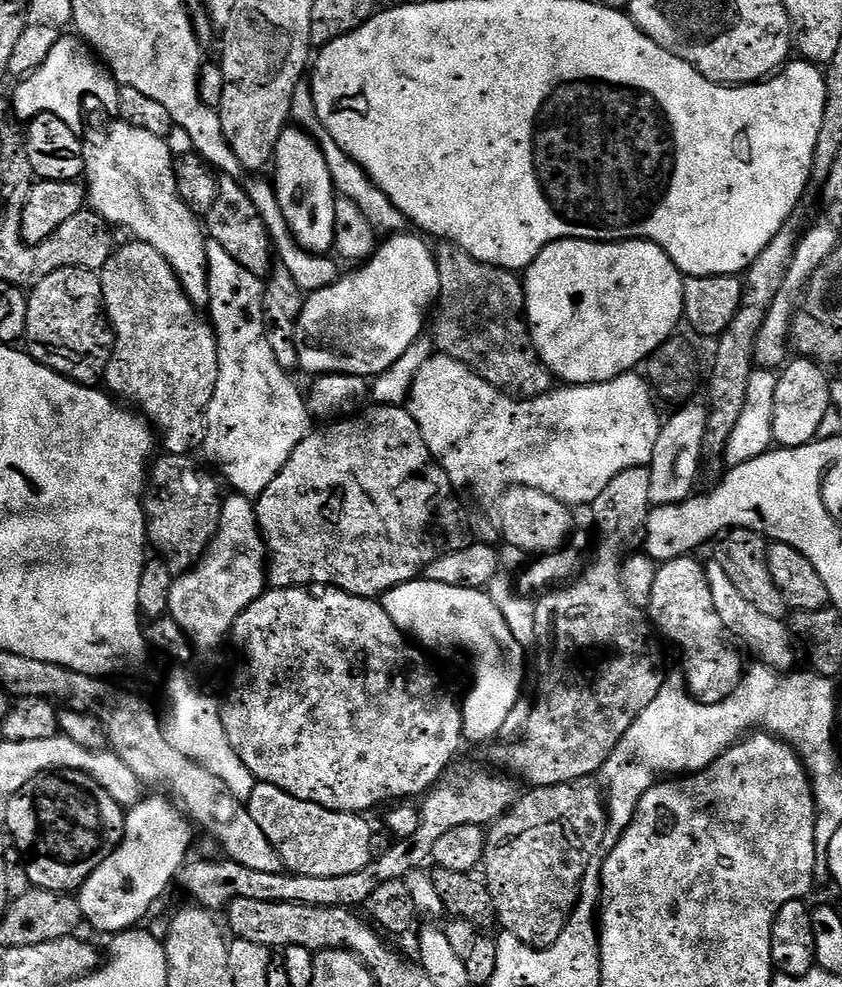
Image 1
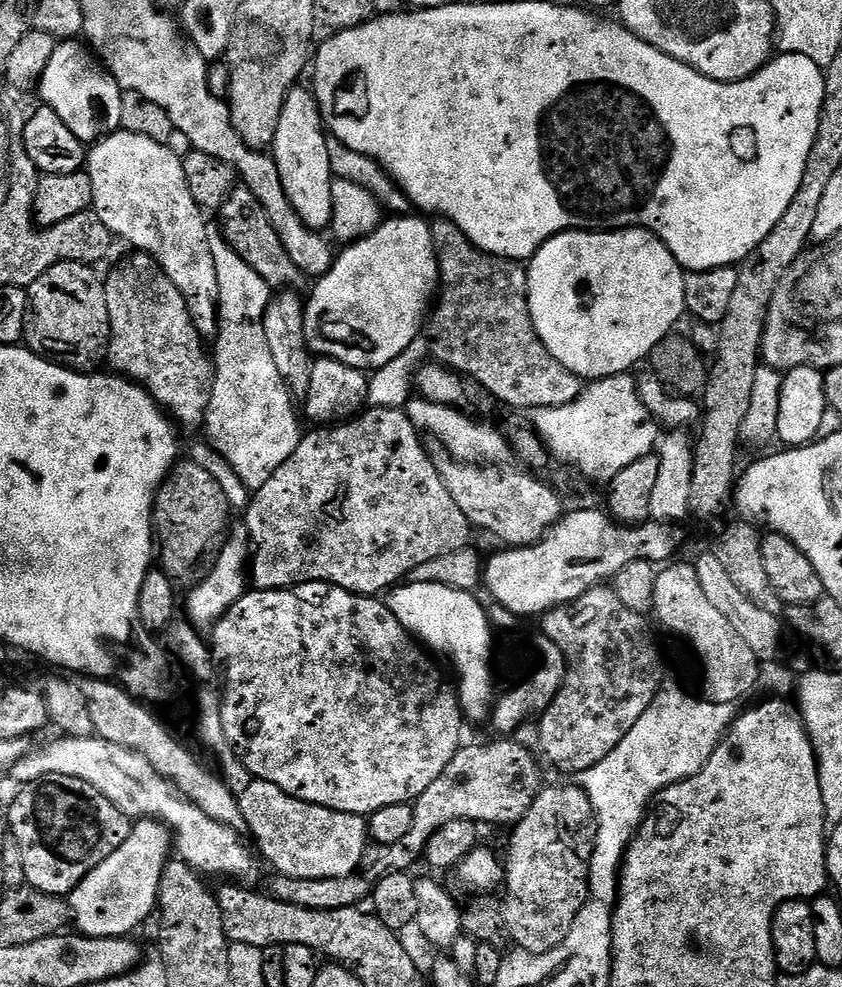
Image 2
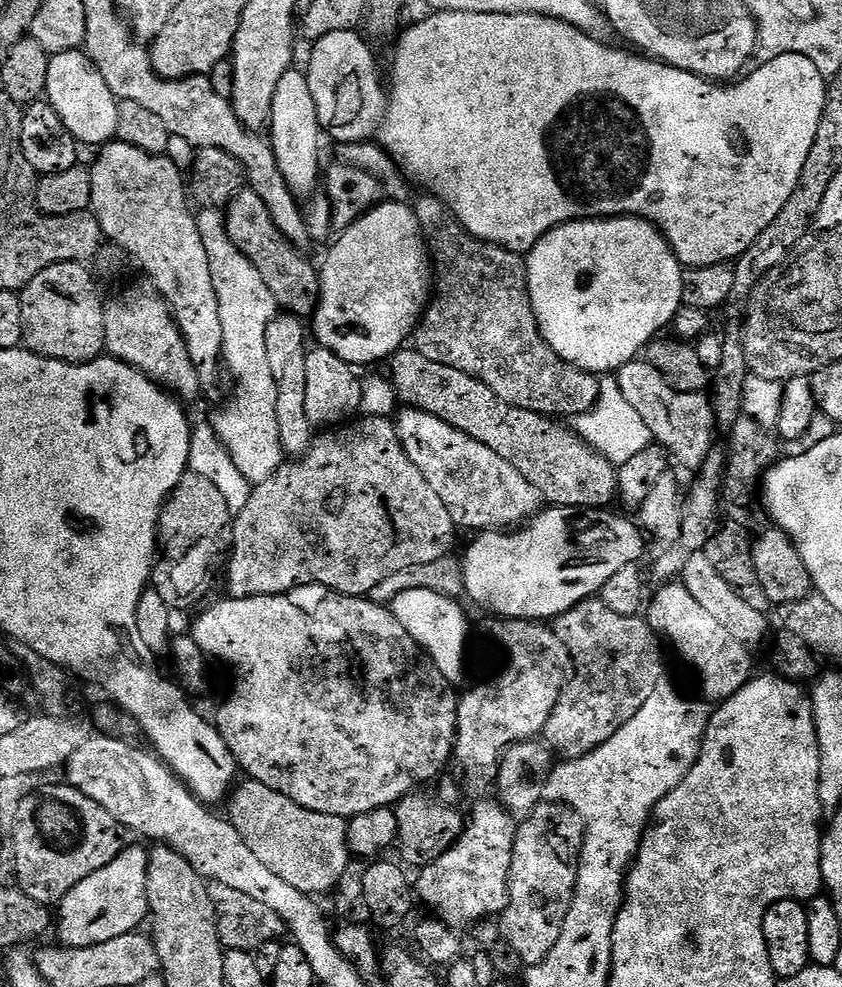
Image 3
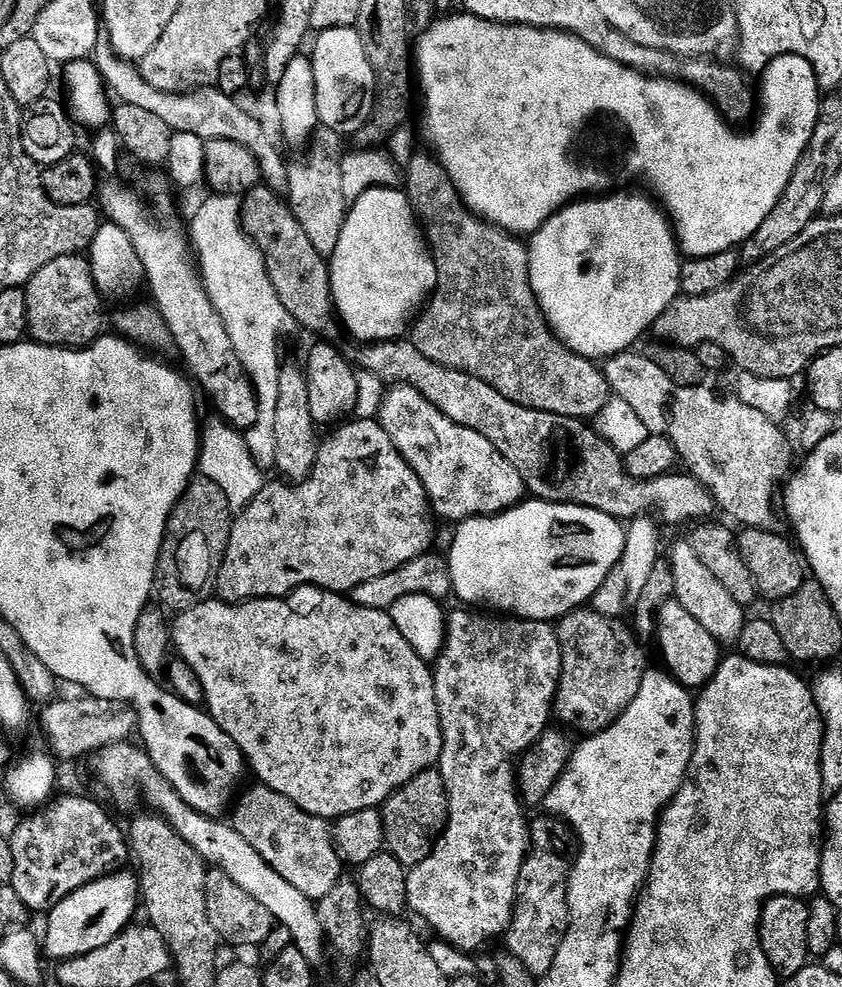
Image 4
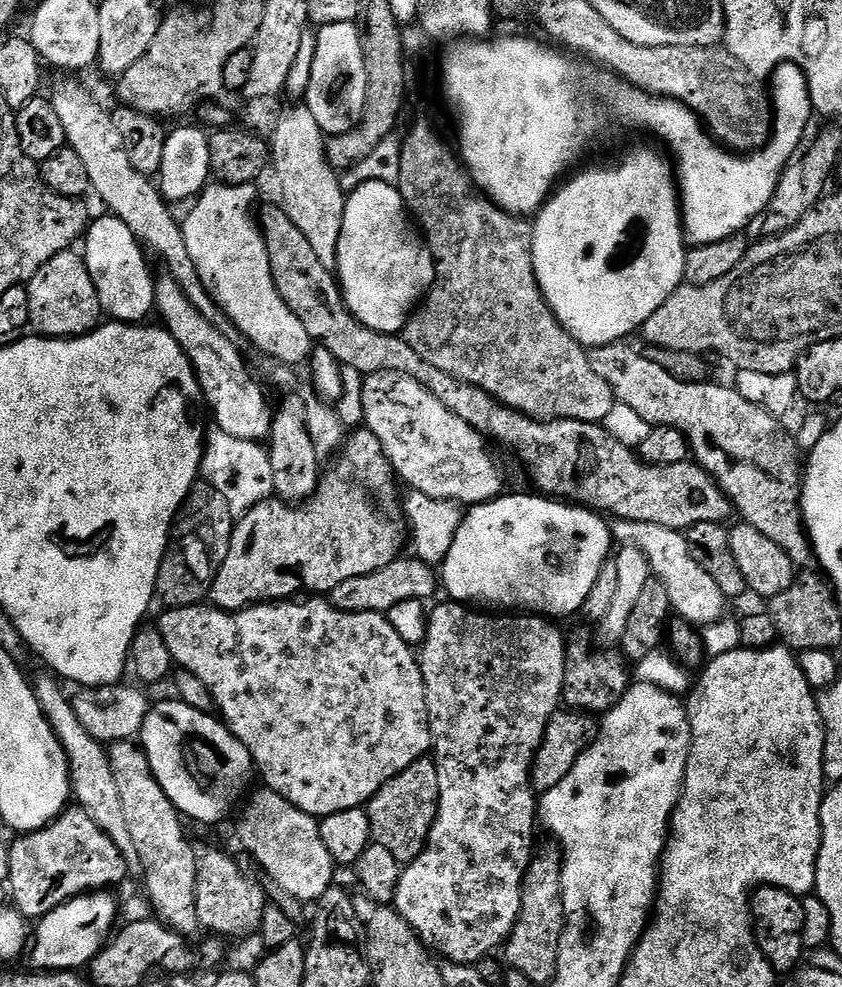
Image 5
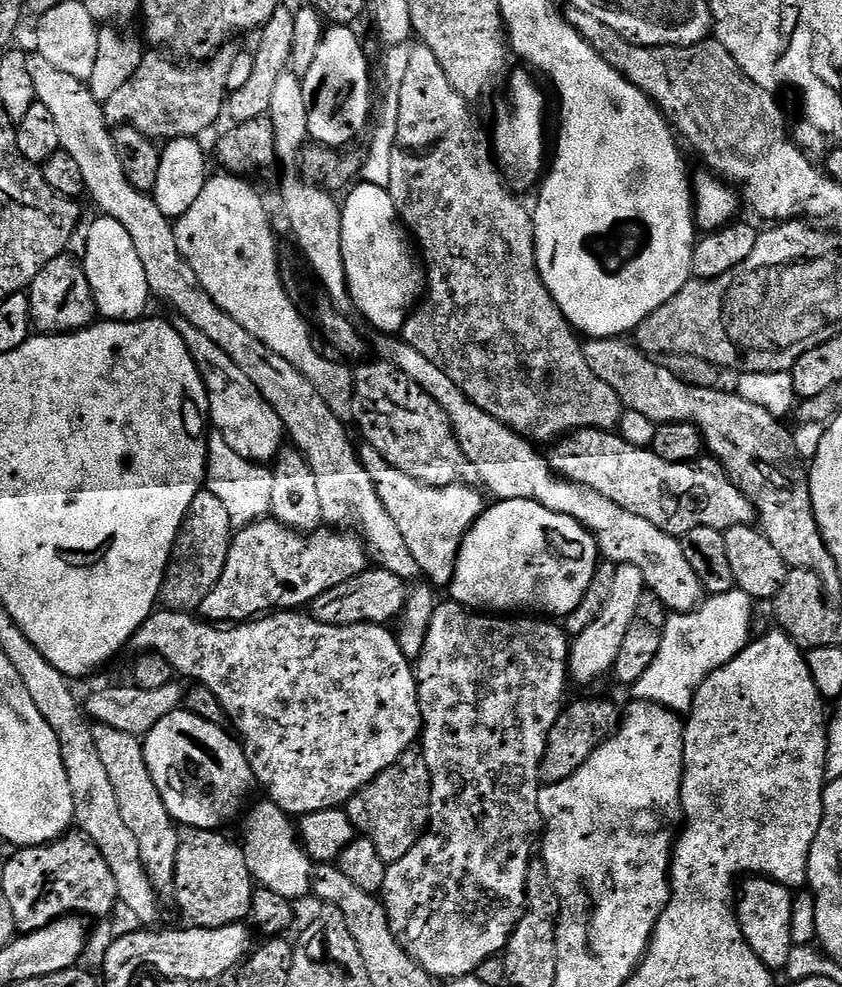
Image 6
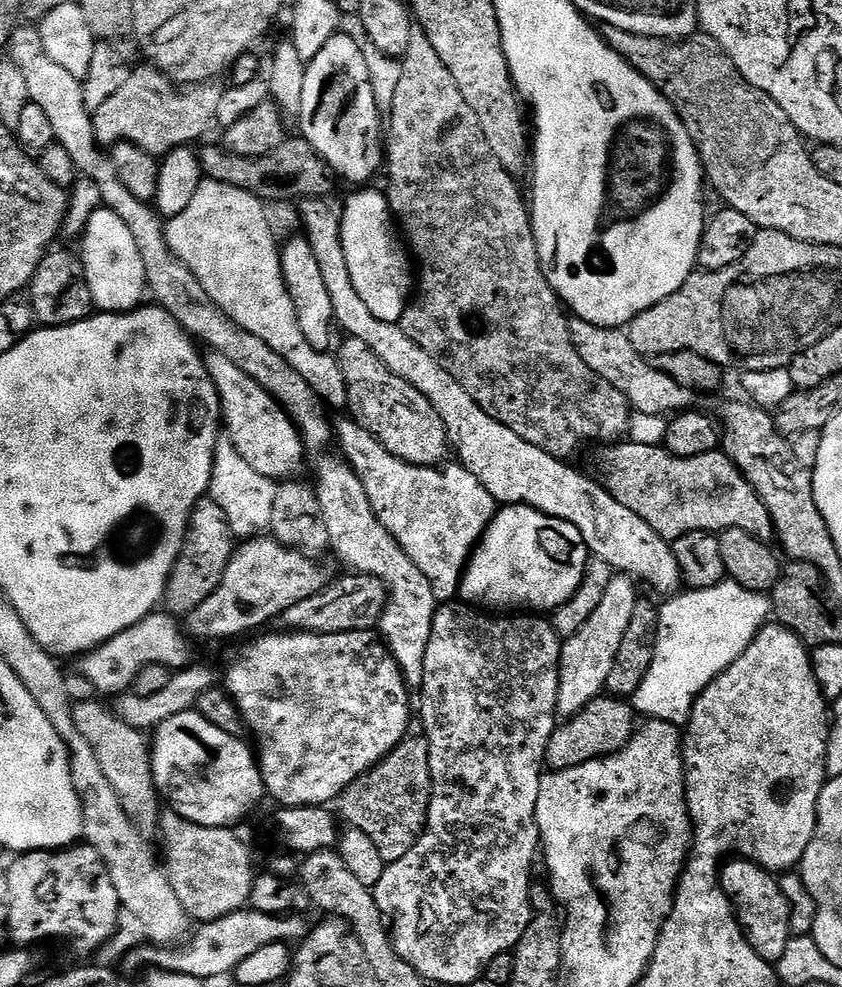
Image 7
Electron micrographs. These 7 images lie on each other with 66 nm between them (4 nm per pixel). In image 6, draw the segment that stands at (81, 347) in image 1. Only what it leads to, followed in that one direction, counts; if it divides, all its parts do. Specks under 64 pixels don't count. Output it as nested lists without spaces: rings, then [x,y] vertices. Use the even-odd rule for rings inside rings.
[[[65,254],[54,258],[32,280],[27,289],[32,323],[44,334],[67,334],[80,332],[83,328],[91,328],[98,313],[94,294],[90,290],[90,282],[84,273],[84,265],[79,259],[71,260]]]

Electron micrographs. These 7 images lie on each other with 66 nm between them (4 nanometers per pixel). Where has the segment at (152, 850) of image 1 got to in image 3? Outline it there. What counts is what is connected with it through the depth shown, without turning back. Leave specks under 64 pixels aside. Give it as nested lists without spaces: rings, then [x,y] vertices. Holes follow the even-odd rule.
[[[125,847],[124,851],[118,854],[118,858],[110,862],[110,866],[102,866],[102,870],[78,882],[78,886],[74,886],[74,890],[64,896],[58,905],[59,943],[63,947],[77,948],[98,942],[110,942],[114,938],[122,938],[122,934],[137,931],[143,920],[145,923],[148,916],[148,853],[147,847]]]

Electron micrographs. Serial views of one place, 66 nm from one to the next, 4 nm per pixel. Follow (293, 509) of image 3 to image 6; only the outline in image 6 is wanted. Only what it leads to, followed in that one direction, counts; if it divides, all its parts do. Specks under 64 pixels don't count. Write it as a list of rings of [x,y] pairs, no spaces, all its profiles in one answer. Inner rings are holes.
[[[271,518],[241,527],[232,537],[220,580],[206,594],[199,615],[217,626],[231,626],[277,610],[300,610],[326,590],[368,571],[368,550],[355,531],[324,531],[296,532]]]

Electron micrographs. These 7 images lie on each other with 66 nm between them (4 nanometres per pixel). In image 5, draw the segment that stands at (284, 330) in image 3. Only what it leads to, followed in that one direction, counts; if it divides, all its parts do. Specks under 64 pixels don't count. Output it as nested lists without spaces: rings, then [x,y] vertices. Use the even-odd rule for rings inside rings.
[[[288,400],[280,409],[275,409],[266,449],[273,471],[273,493],[285,504],[293,506],[299,506],[311,498],[322,479],[322,458],[317,455],[314,444],[310,442],[310,434],[304,425],[303,405],[298,400]]]

